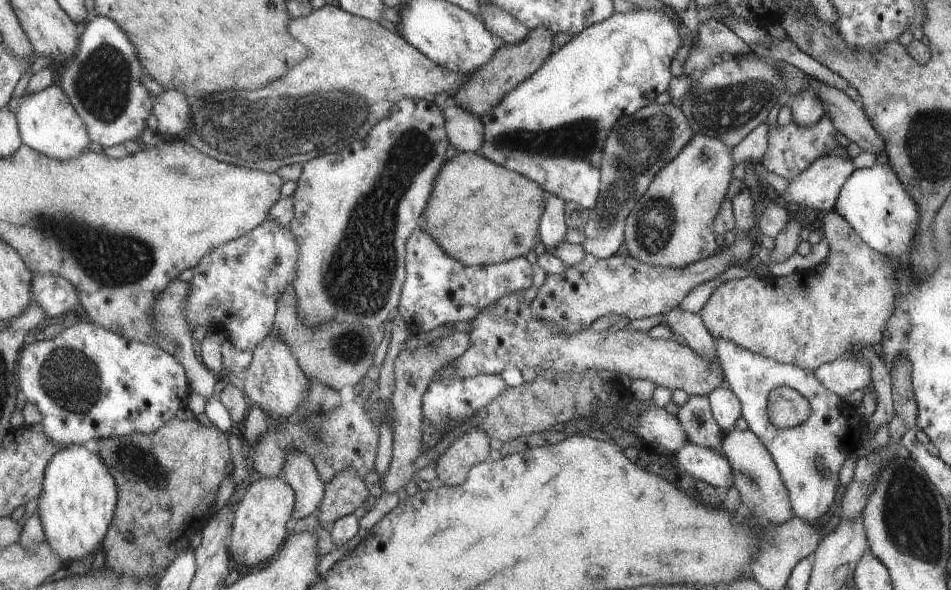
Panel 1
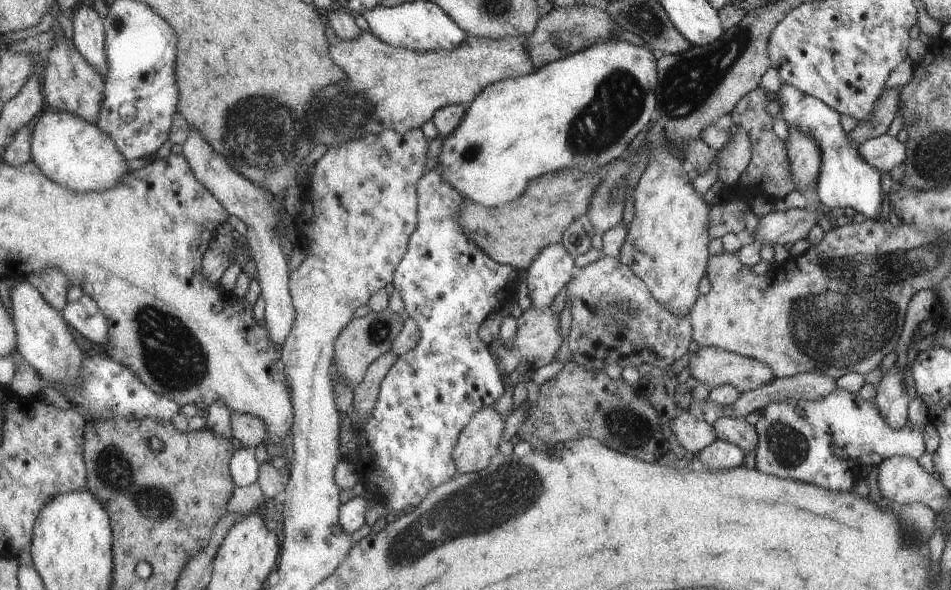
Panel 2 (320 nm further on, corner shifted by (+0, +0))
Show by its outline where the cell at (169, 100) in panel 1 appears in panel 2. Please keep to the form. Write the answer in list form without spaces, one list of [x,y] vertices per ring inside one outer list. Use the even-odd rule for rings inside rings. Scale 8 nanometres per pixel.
[[[189,129],[187,138],[181,144],[182,155],[187,159],[193,176],[221,203],[228,216],[236,216],[246,228],[244,237],[250,248],[250,256],[256,266],[256,278],[260,294],[265,302],[264,323],[269,338],[281,346],[284,338],[291,332],[296,313],[292,306],[291,290],[288,286],[288,269],[286,253],[280,247],[278,223],[282,222],[281,212],[273,201],[273,195],[265,189],[254,185],[225,162],[205,139],[195,130]]]

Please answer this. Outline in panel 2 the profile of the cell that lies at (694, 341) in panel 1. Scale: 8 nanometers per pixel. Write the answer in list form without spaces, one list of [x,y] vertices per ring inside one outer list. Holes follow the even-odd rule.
[[[601,255],[595,262],[578,268],[573,278],[569,279],[565,294],[571,305],[571,323],[567,336],[570,360],[582,366],[583,370],[595,373],[603,371],[609,364],[636,369],[641,364],[648,364],[665,369],[681,358],[689,348],[689,341],[692,339],[691,322],[686,318],[677,318],[662,307],[645,283],[618,257]]]

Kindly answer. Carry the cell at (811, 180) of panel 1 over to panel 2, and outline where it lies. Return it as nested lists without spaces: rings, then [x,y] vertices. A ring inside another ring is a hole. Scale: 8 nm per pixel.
[[[887,133],[864,140],[859,143],[858,150],[864,161],[881,173],[888,172],[893,166],[901,164],[906,155],[904,142],[899,142],[896,137]]]

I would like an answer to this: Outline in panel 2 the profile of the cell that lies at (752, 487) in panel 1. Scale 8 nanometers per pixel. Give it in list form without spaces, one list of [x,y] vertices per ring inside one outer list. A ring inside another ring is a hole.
[[[719,417],[715,419],[713,427],[716,438],[738,446],[744,454],[756,447],[756,427],[750,425],[743,417]]]

